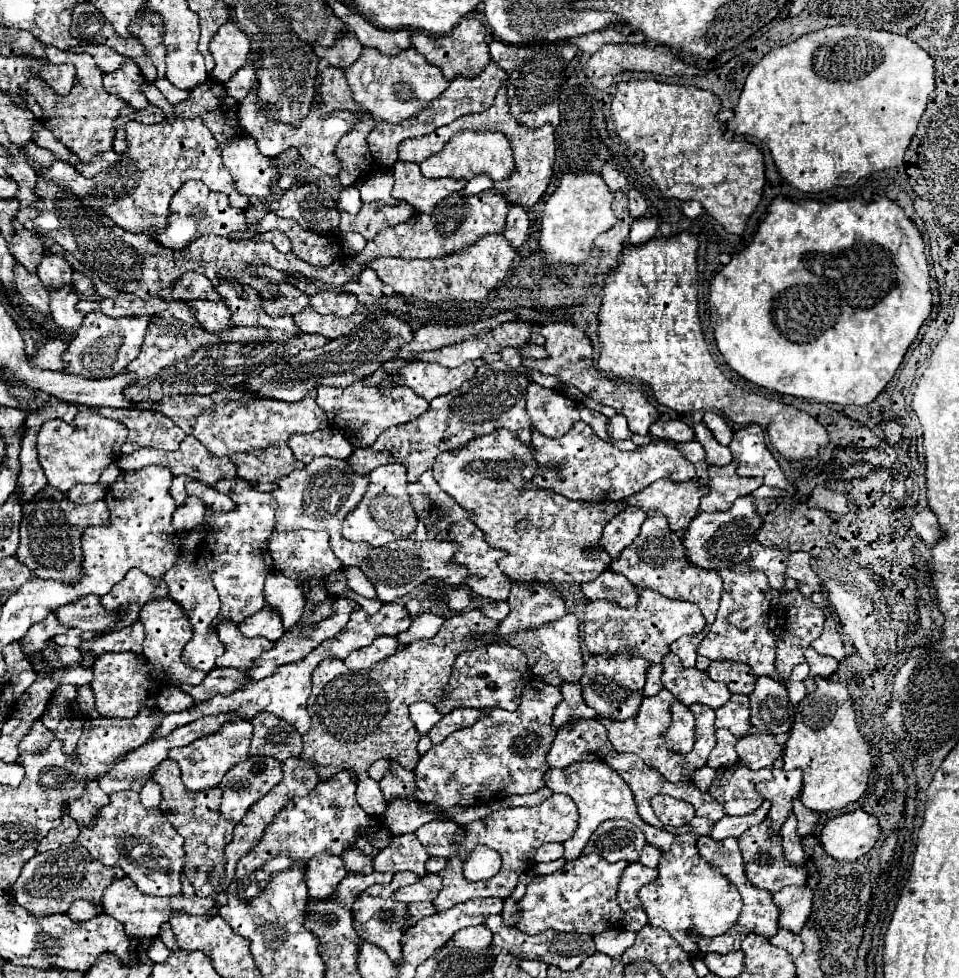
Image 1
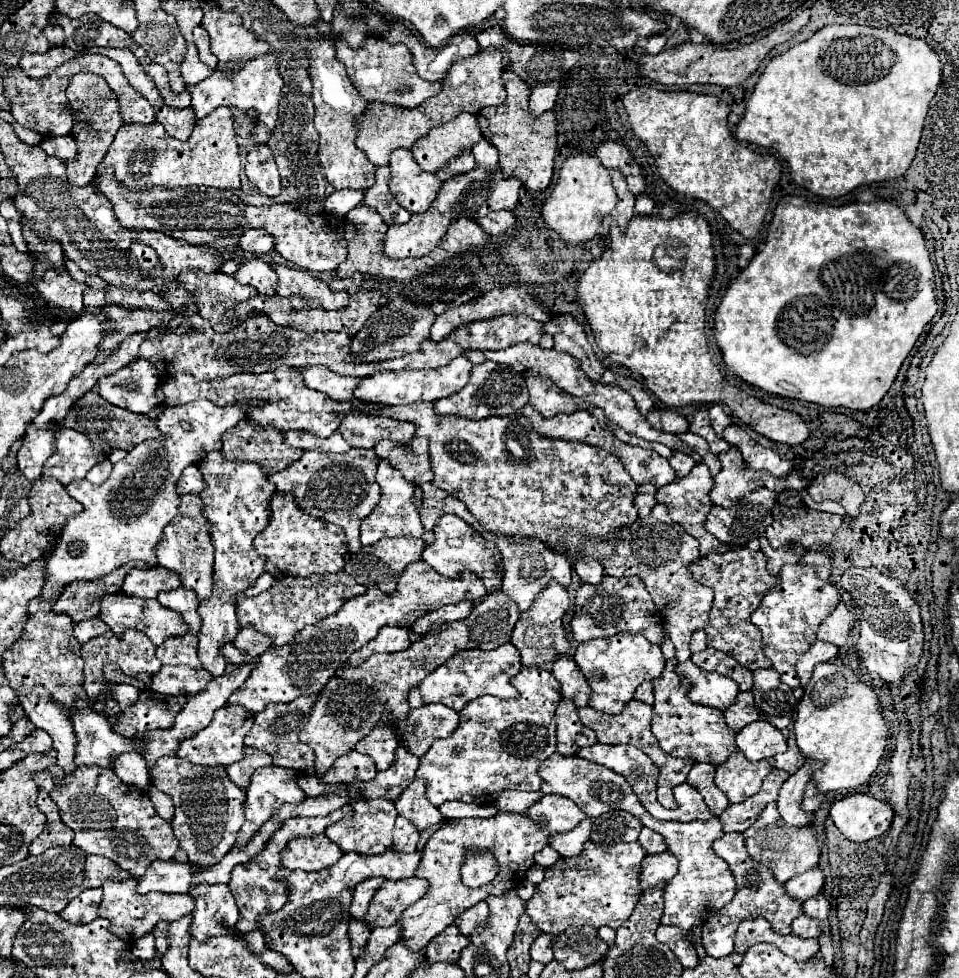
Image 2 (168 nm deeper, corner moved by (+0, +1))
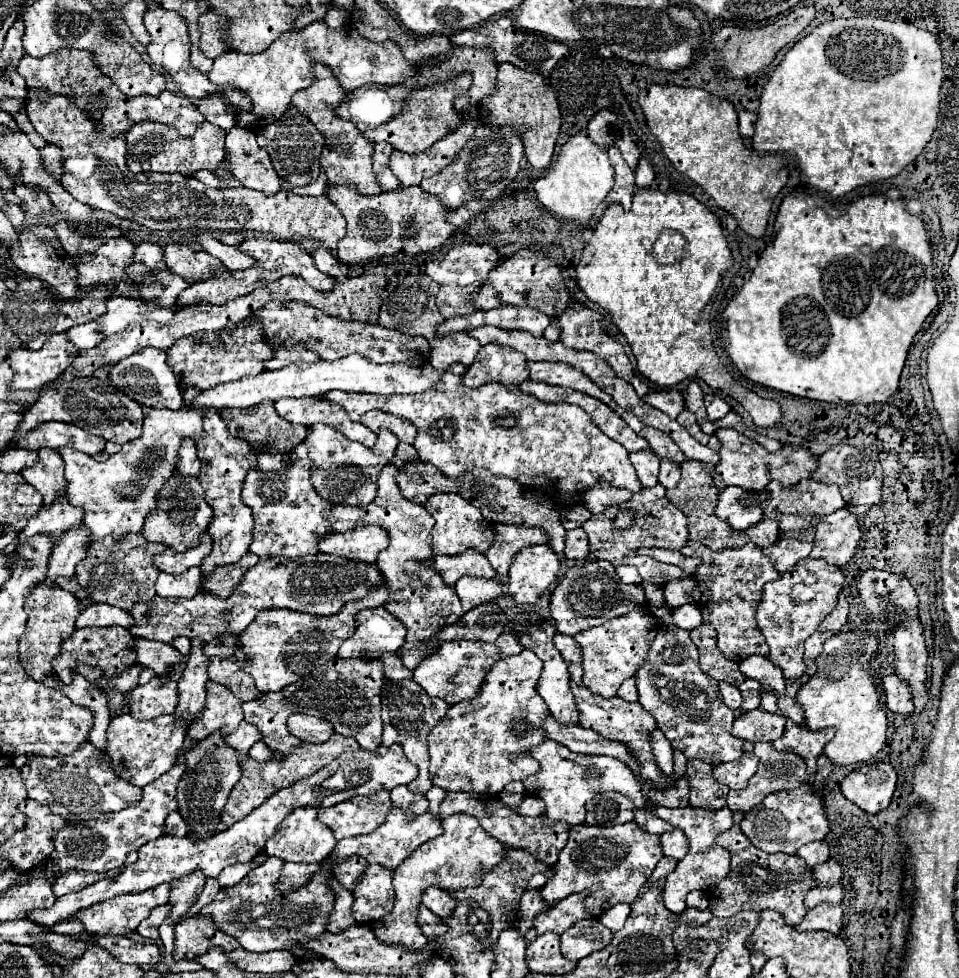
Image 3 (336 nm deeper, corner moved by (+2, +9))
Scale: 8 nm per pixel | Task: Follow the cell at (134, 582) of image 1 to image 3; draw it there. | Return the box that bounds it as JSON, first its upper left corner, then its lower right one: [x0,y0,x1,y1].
[155,531,213,573]

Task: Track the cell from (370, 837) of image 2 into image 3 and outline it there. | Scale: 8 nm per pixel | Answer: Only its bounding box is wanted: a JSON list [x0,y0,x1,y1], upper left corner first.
[319,791,389,841]

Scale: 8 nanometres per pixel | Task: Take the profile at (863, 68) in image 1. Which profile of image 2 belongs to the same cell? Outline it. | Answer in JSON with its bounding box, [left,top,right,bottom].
[735,25,941,199]

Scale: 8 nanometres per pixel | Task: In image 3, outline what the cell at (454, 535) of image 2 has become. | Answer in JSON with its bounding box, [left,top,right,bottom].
[425,493,493,555]

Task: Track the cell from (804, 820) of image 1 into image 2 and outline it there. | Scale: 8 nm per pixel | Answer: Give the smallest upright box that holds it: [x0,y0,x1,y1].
[801,783,823,813]

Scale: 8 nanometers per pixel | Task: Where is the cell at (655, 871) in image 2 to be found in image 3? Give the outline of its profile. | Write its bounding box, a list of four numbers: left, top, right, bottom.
[661,829,687,859]

